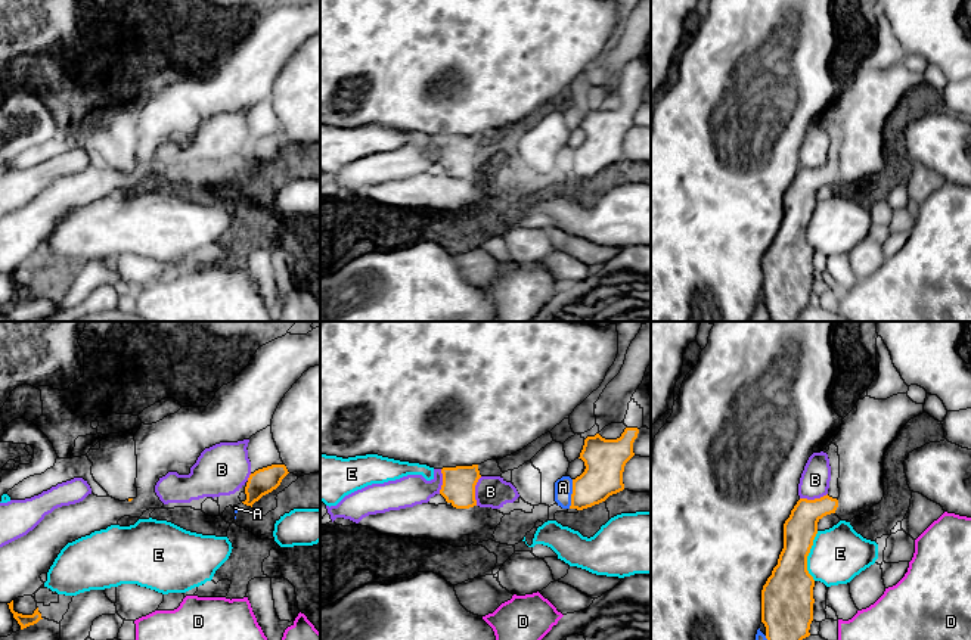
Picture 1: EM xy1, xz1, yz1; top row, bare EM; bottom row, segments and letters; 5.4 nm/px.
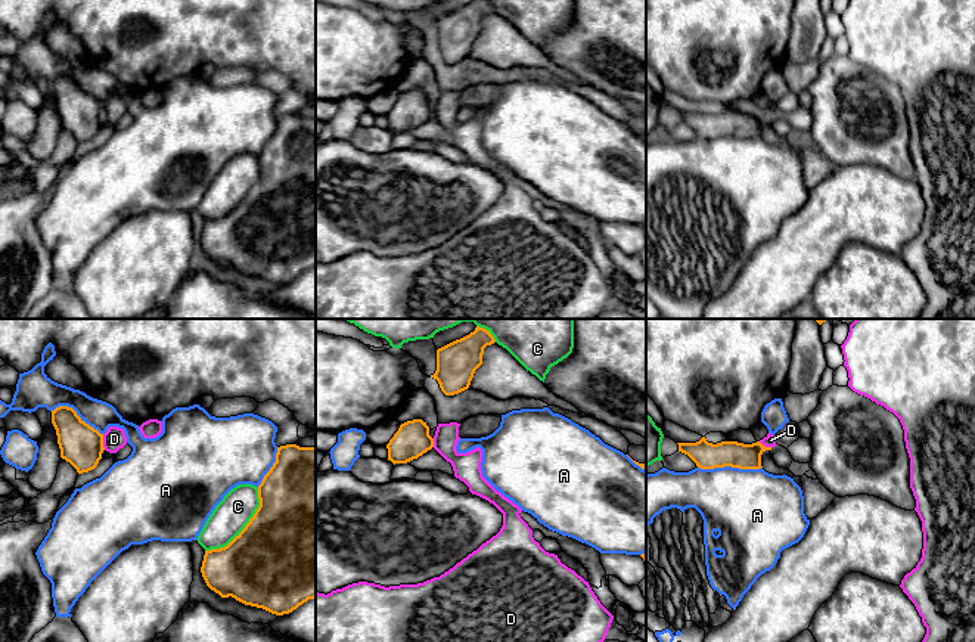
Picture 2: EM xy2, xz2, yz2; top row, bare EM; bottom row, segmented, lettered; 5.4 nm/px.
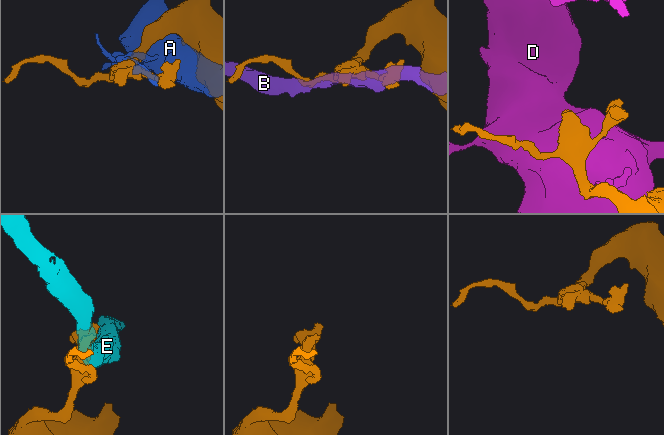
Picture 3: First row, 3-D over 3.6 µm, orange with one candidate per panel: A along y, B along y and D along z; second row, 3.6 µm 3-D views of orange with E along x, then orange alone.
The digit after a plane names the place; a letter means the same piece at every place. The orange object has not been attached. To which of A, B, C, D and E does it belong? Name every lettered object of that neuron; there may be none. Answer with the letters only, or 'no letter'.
no letter

